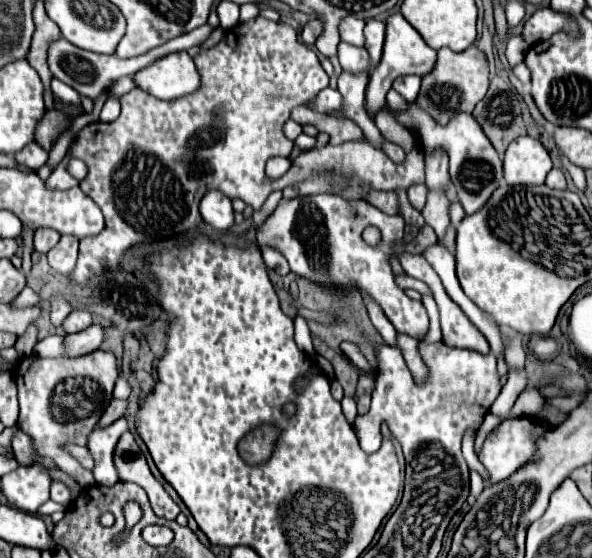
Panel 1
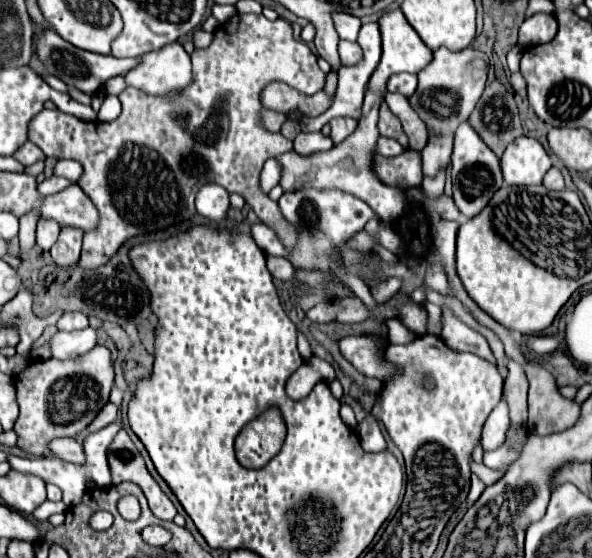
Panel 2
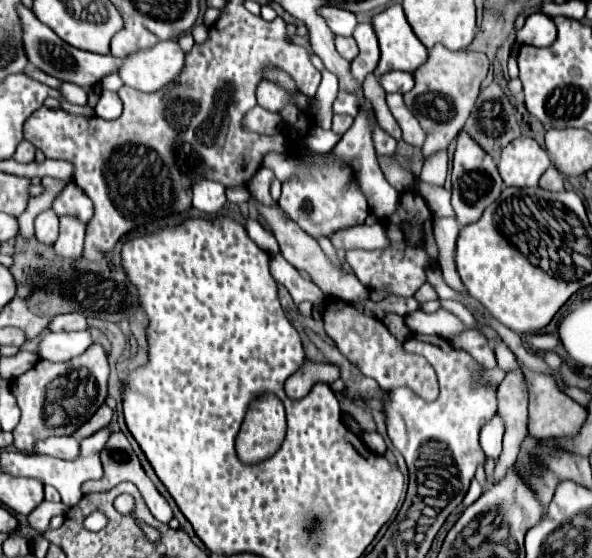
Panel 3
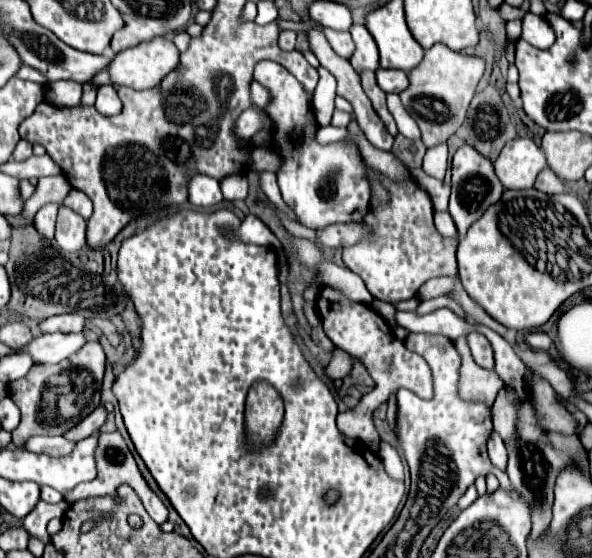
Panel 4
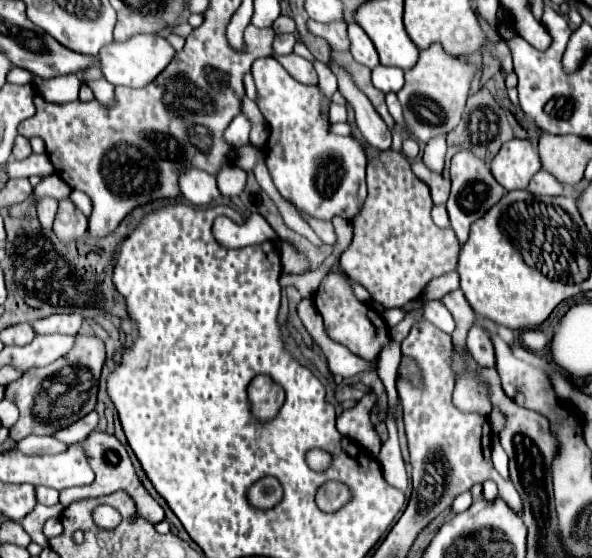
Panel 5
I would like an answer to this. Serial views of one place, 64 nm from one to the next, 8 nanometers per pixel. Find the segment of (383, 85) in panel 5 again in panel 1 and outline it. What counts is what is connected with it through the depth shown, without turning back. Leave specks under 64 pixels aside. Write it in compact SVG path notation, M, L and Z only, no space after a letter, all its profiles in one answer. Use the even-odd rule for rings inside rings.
M400 76L392 82L392 88L412 104L420 90L420 76Z

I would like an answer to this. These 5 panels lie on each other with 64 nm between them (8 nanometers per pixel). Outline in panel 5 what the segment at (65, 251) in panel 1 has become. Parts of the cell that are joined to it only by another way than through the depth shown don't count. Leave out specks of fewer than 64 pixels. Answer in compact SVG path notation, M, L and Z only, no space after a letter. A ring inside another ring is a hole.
M70 196L60 200L56 220L54 220L54 232L64 242L76 242L80 240L88 230L88 218L72 204Z

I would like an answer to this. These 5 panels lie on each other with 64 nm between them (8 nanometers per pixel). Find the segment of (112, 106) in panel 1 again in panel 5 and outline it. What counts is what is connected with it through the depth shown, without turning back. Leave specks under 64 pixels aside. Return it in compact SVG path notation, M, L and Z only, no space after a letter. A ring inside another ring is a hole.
M100 78L100 80L92 80L92 82L86 82L90 88L92 88L92 92L94 92L94 96L96 98L100 98L100 102L102 104L114 104L114 86L112 84L108 84L104 78Z

